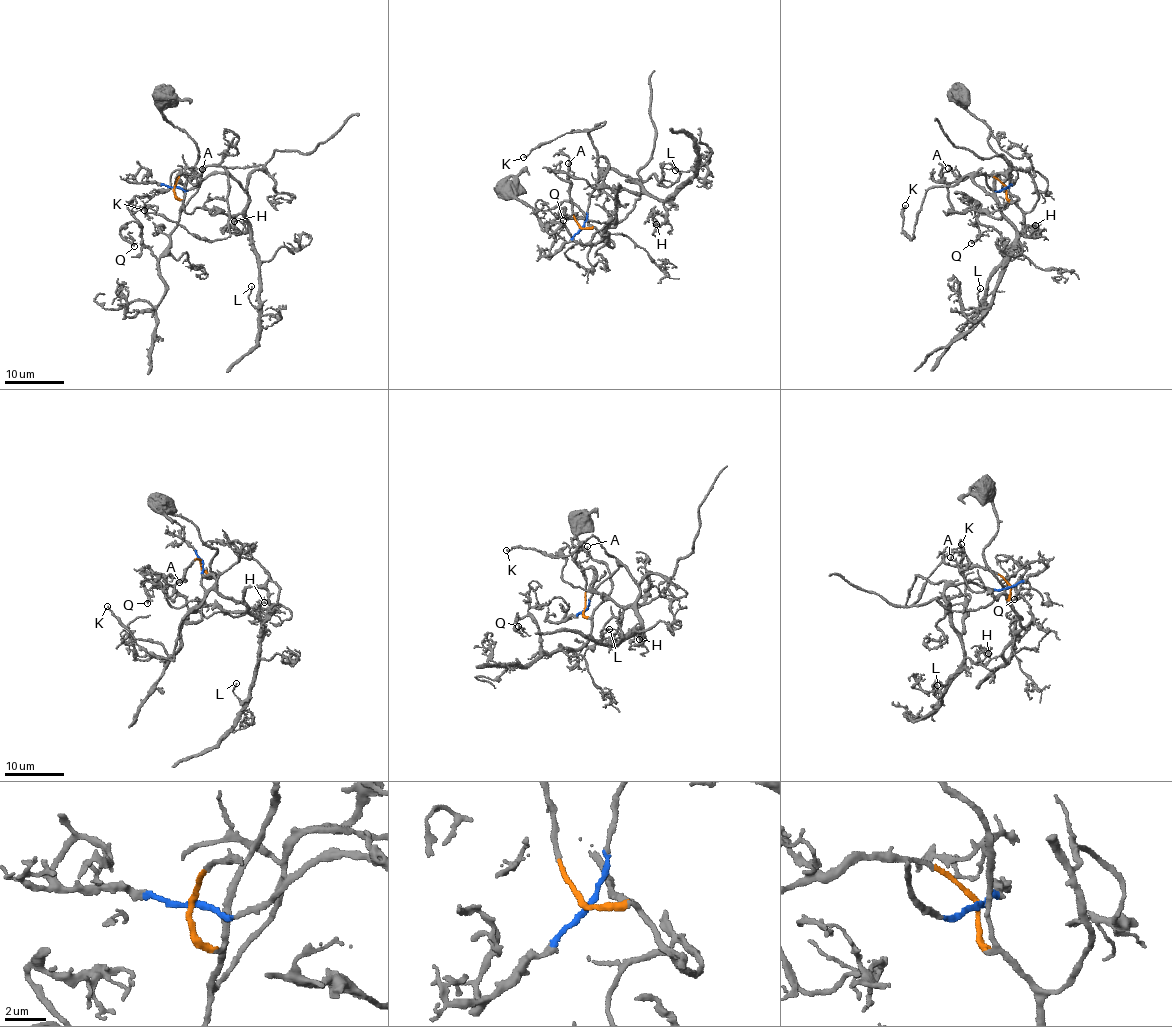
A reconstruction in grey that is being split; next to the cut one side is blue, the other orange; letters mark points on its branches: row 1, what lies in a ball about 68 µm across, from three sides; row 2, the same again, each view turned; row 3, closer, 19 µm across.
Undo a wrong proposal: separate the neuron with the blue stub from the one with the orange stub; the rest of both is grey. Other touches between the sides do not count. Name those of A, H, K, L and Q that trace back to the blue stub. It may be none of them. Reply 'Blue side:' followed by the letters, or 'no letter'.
Blue side: H, K, L

